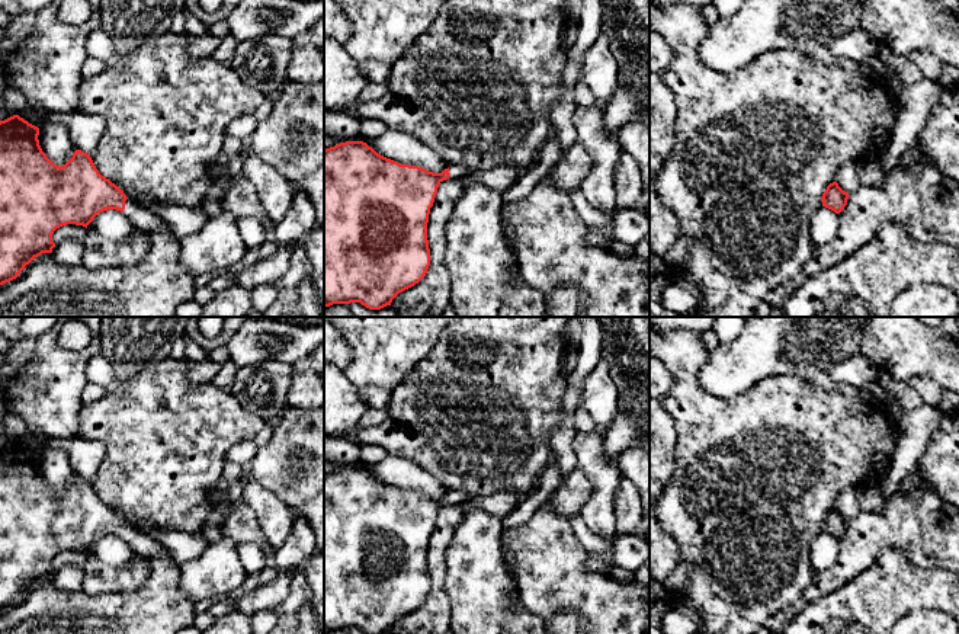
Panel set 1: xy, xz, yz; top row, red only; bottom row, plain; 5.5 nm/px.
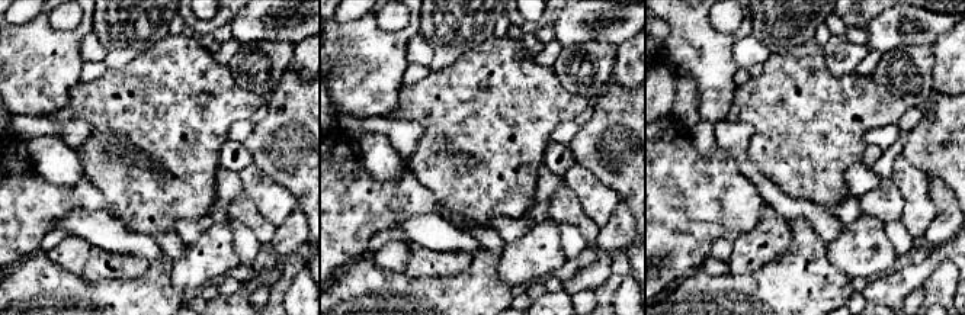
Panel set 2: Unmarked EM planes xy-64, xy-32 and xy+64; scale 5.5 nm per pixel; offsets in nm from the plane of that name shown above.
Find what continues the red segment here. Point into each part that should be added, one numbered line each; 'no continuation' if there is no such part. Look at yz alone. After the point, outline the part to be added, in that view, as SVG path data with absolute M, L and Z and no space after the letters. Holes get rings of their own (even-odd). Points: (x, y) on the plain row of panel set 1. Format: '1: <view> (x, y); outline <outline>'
no continuation

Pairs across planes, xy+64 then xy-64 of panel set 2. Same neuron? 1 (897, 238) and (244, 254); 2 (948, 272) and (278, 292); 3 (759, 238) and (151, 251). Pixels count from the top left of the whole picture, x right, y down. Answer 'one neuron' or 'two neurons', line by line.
1: one neuron
2: one neuron
3: two neurons

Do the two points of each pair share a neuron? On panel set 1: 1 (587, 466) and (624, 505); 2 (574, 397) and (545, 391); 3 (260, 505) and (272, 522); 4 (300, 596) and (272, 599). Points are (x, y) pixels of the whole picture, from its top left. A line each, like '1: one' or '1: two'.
1: two
2: two
3: one
4: two

